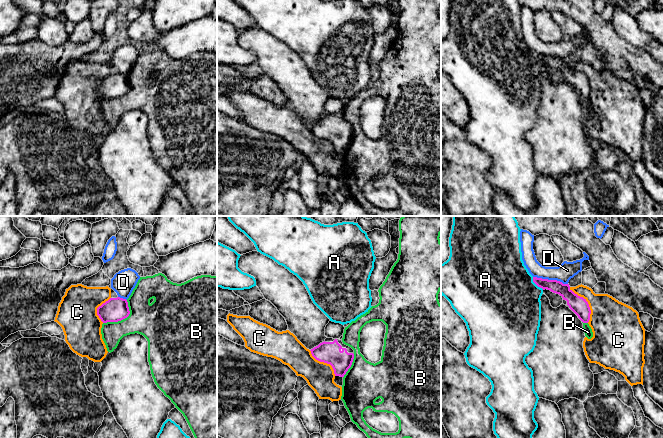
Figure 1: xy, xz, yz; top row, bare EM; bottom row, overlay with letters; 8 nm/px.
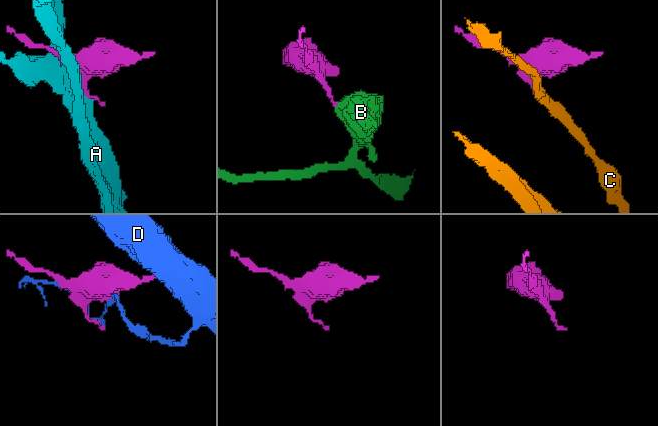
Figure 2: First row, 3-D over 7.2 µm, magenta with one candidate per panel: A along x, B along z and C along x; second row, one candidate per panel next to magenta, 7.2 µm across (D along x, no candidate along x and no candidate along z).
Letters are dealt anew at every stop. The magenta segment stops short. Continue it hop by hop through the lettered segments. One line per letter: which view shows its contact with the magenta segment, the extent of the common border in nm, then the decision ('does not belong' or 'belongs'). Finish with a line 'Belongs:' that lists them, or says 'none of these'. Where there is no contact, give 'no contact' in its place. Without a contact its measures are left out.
A: meets magenta in yz; contact 140 nm long; does not belong
B: meets magenta in xy; contact 280 nm long; does not belong
C: meets magenta in yz; contact 320 nm long; does not belong
D: meets magenta in yz; contact 280 nm long; does not belong
Belongs: none of these

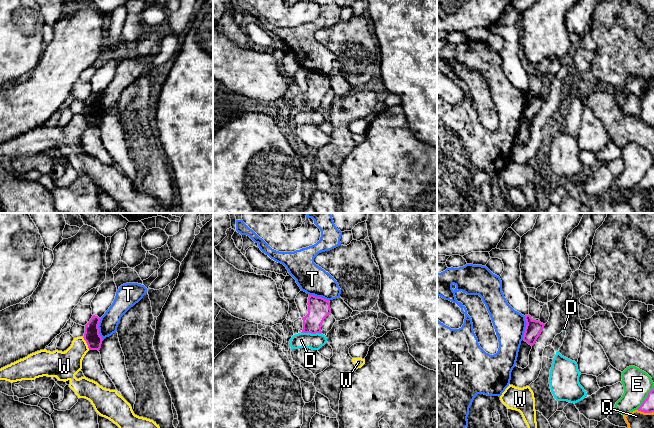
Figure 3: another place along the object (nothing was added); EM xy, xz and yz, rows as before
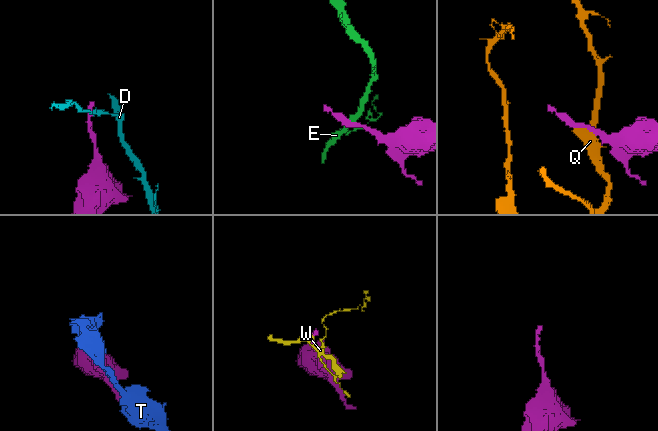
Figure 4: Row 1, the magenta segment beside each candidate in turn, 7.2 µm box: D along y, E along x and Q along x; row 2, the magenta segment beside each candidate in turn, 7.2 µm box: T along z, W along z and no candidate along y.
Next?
D: meets magenta in xz; contact 170 nm long; does not belong
E: meets magenta in yz; contact 240 nm long; does not belong
Q: meets magenta in yz; contact 140 nm long; does not belong
T: meets magenta in yz; contact 190 nm long; does not belong
W: meets magenta in xy; contact 120 nm long; does not belong
Belongs: none of these

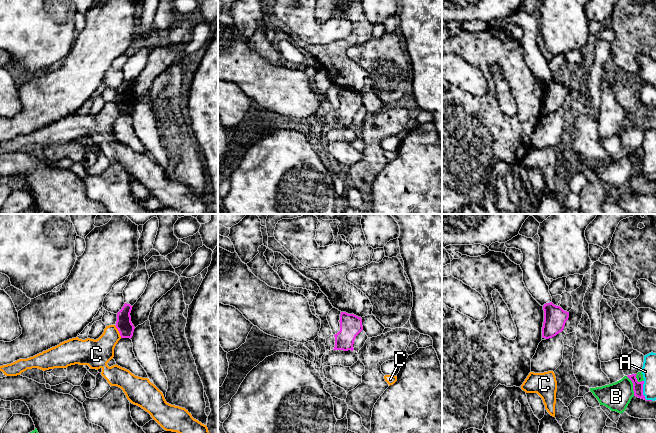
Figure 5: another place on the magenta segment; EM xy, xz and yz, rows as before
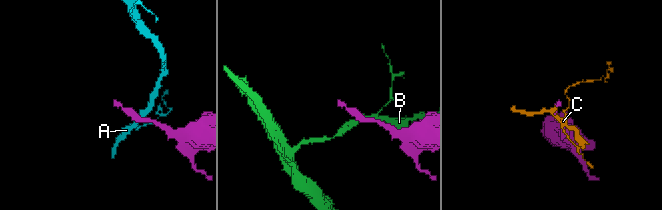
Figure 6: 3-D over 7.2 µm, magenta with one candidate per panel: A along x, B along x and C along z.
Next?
A: meets magenta in yz; contact 180 nm long; does not belong
B: meets magenta in yz; contact 170 nm long; does not belong
C: meets magenta in xy; contact 120 nm long; does not belong
Belongs: none of these

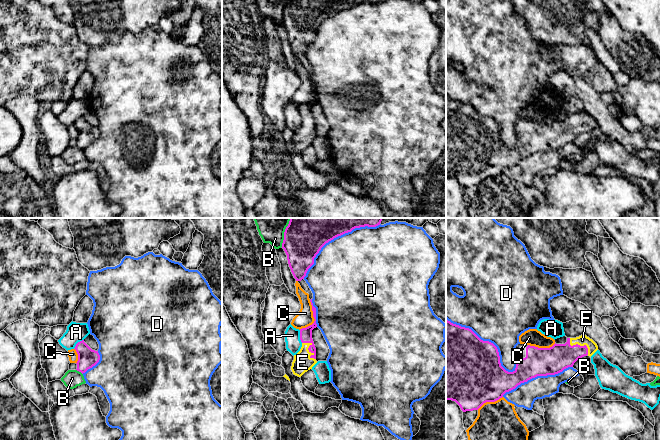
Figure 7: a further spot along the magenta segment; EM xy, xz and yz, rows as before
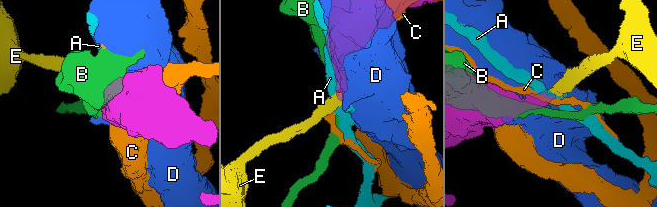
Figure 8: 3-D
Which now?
A: meets magenta in xz; contact 110 nm long; does not belong
B: meets magenta in xz; contact 240 nm long; does not belong
C: meets magenta in xz; contact 260 nm long; does not belong
D: meets magenta in yz; contact 700 nm long; does not belong
E: meets magenta in xz; contact 180 nm long; belongs
Belongs: E

